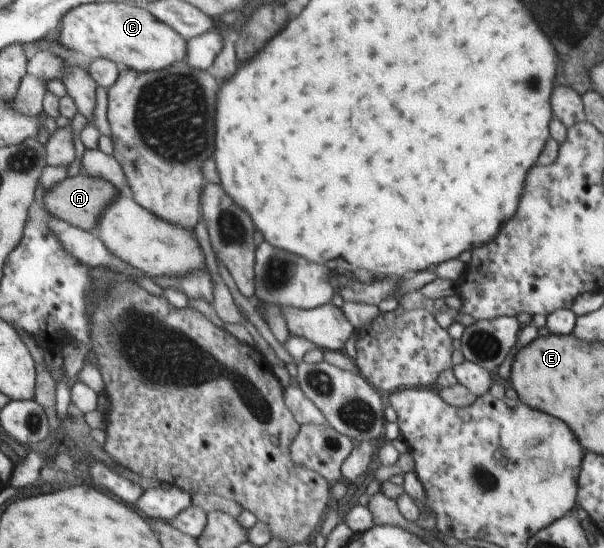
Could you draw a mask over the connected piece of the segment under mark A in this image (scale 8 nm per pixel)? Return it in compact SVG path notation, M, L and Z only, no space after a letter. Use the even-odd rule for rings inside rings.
M80 174L54 186L50 192L46 193L45 204L54 216L66 220L84 232L95 232L98 223L101 222L102 212L106 212L106 208L110 208L110 204L114 204L114 200L118 200L120 193L118 186L110 184L110 180Z

